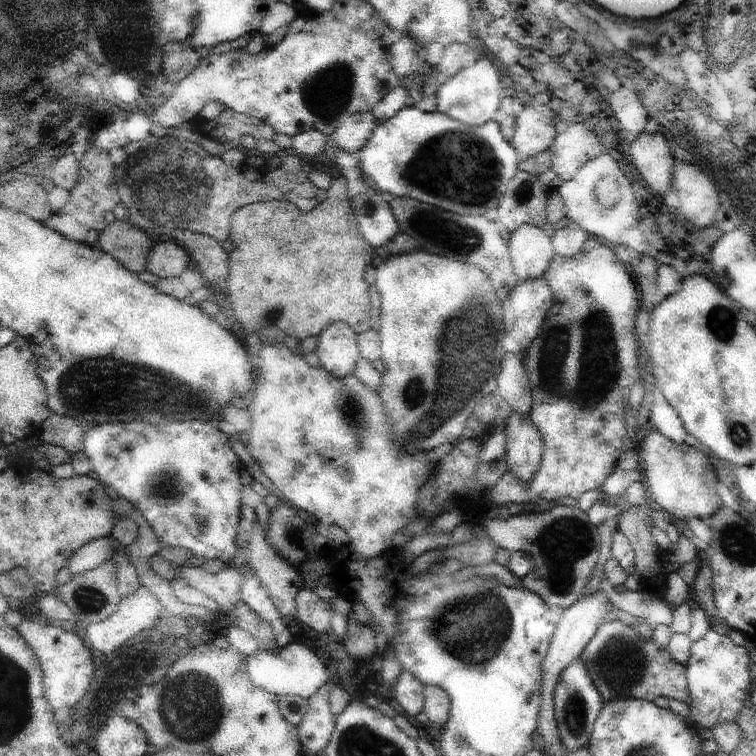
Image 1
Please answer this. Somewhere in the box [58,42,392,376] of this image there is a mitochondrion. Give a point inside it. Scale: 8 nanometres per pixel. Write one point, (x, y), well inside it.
(164, 190)

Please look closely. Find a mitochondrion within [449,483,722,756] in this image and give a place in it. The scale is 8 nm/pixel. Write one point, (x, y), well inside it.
(568, 540)

